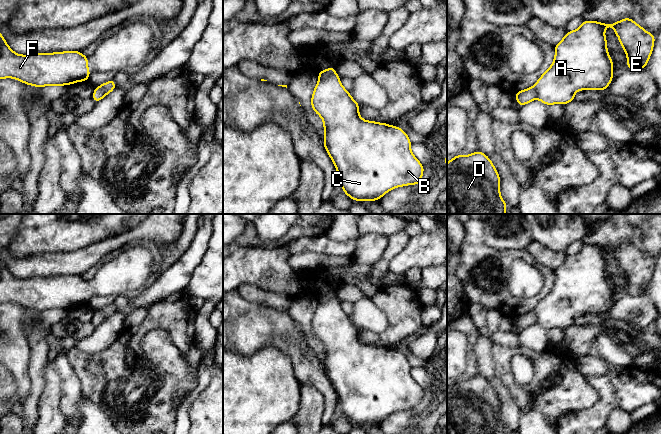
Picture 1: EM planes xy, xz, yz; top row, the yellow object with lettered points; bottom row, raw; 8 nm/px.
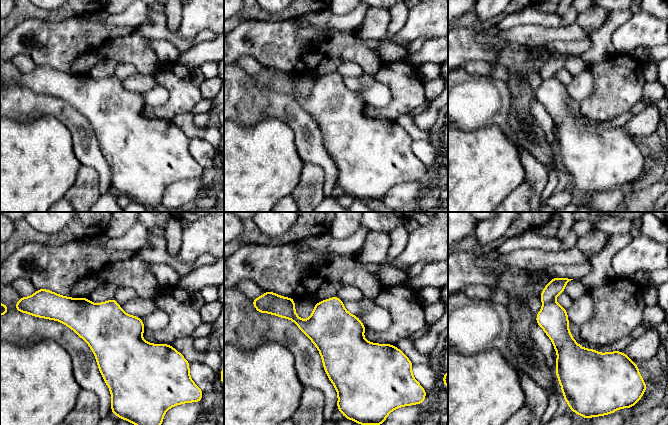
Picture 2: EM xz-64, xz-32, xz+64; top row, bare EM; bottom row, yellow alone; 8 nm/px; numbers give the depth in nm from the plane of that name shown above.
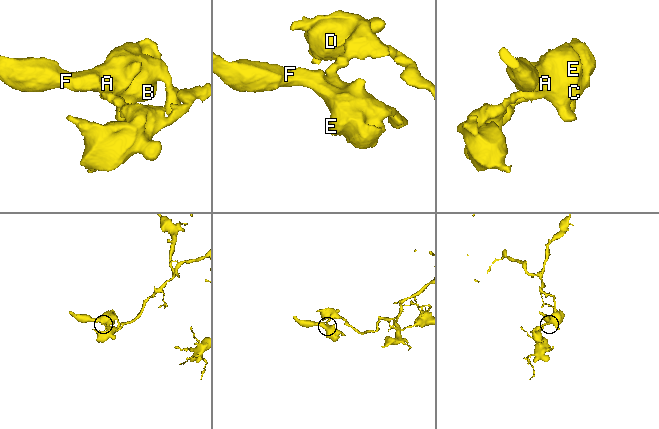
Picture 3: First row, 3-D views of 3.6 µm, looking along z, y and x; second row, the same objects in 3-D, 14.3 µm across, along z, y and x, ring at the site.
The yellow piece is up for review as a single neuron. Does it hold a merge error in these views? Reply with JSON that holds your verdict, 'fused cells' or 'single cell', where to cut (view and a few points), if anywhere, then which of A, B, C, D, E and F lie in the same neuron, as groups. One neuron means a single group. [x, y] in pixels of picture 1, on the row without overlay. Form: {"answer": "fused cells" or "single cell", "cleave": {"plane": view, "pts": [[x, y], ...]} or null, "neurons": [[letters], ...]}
{"answer": "fused cells", "cleave": {"plane": "xz", "pts": [[335, 297], [319, 303]]}, "neurons": [["A", "B", "C", "E", "F"], ["D"]]}

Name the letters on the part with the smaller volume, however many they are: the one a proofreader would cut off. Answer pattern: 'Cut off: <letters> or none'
Cut off: A, B, C, E, F

